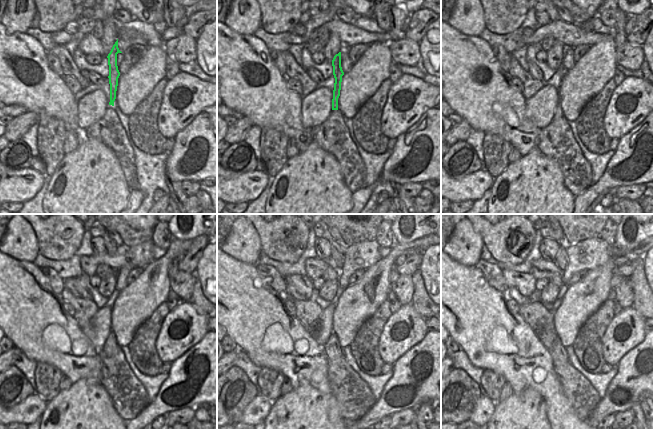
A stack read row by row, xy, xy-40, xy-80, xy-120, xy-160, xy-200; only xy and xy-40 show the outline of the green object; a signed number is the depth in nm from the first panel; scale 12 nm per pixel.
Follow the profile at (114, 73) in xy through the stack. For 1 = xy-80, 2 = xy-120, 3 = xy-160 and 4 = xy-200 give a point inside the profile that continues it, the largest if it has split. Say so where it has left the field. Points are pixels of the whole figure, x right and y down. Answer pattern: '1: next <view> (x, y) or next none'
1: next xy-80 (558, 113)
2: next xy-120 (110, 347)
3: next xy-160 (332, 349)
4: next xy-200 (557, 351)

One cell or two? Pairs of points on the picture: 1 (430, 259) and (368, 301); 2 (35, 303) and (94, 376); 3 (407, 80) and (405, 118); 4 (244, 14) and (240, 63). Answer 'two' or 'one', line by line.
1: two
2: one
3: one
4: two

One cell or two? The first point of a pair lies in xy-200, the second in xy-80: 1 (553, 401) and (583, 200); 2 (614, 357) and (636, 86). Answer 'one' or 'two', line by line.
1: two
2: one

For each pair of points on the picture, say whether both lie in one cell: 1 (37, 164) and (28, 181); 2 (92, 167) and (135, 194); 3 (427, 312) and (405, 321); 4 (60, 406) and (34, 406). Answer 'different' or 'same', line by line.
1: different
2: different
3: different
4: different

